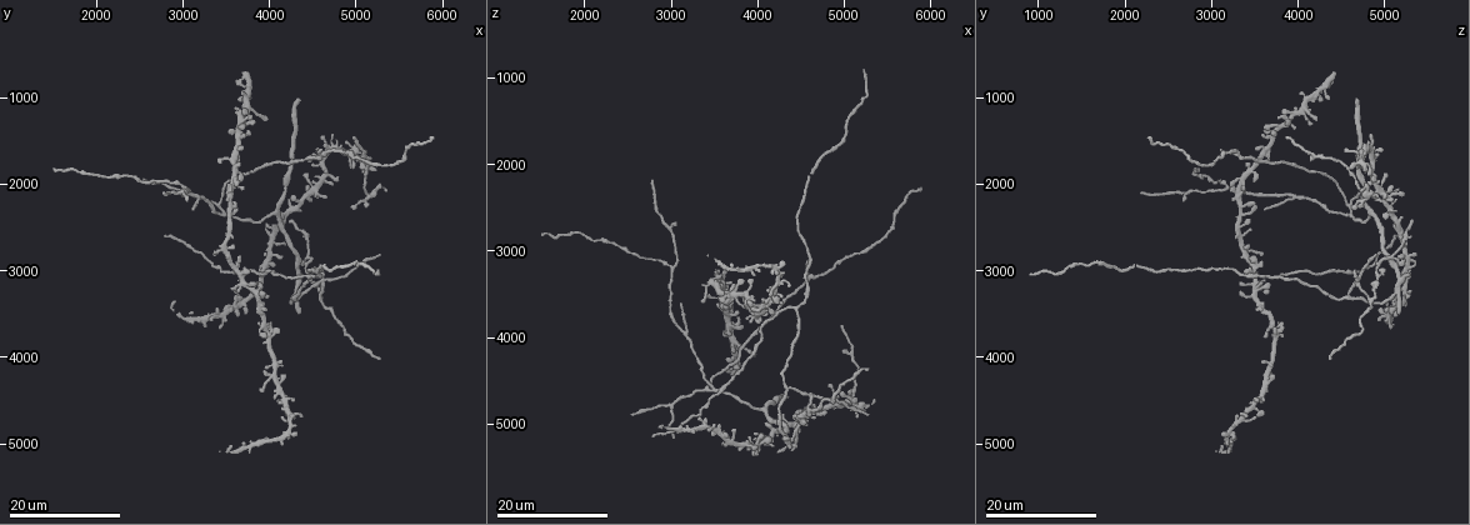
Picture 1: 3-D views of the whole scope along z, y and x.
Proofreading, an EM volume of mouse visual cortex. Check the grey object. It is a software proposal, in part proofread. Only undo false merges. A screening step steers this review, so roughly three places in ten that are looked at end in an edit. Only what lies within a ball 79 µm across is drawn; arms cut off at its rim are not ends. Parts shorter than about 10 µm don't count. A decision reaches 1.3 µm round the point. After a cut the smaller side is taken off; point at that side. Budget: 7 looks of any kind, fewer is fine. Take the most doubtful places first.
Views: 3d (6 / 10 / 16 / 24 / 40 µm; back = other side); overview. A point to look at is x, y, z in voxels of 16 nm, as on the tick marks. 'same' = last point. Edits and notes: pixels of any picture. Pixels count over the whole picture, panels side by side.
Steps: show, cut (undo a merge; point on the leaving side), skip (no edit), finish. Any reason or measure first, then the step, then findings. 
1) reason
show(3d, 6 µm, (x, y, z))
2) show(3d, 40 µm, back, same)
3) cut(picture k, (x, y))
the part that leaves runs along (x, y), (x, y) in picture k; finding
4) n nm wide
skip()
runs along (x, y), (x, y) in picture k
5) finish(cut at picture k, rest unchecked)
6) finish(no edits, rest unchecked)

four-way junction
show(3d, 24 µm, (4650, 3100, 4700))

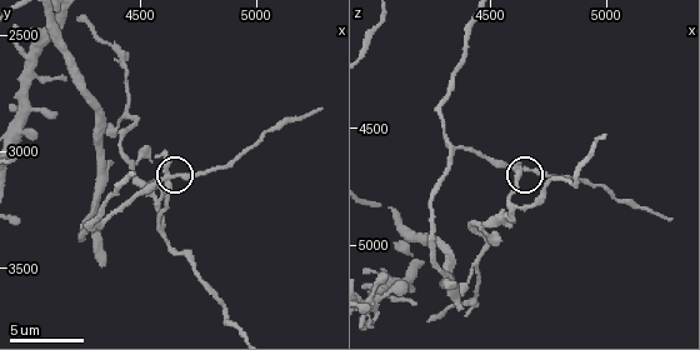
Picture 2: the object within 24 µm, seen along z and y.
zoom in
show(3d, 6 µm, (4620, 3140, 4690))

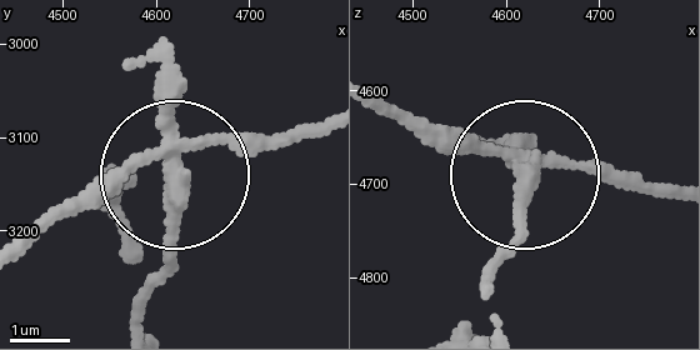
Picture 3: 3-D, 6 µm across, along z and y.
4 arms
cut(picture 3, (164, 66))
the part that leaves runs along (168, 150), (168, 264), (138, 324) in picture 3; a second neuron is stuck on

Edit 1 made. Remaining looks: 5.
show(overview)

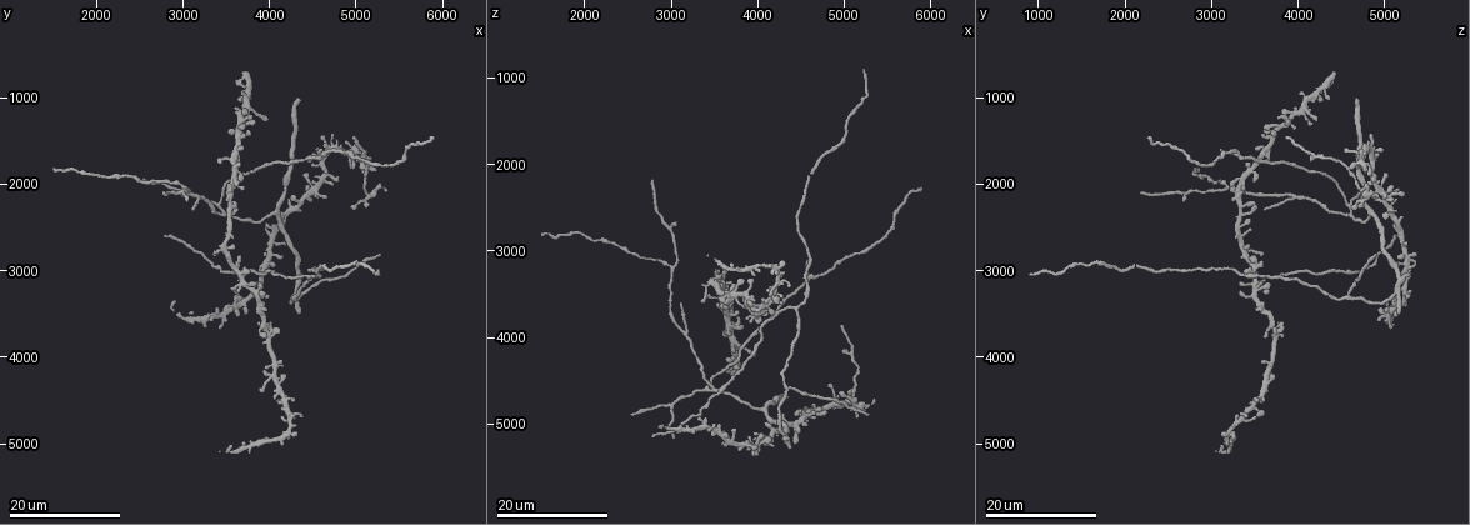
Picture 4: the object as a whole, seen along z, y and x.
three arms meet
show(3d, 16 µm, (3000, 2050, 3200))

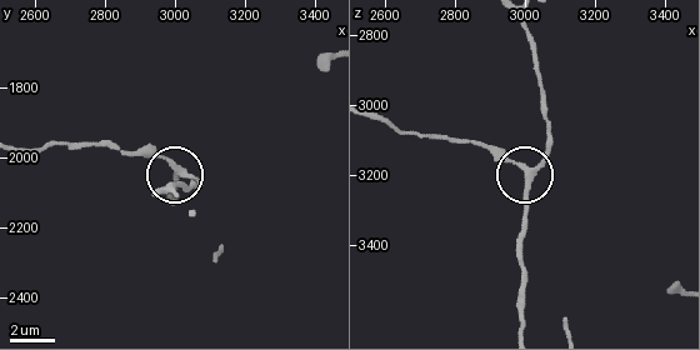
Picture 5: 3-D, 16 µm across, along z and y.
show(3d, 6 µm, (3020, 2050, 3190))

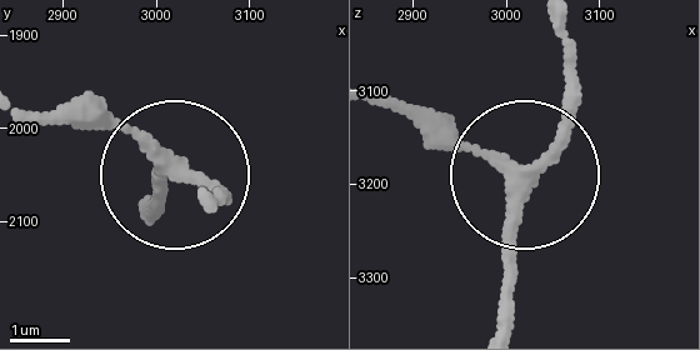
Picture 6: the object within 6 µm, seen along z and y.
3 arms
skip()
runs along (153, 221), (168, 176), (221, 201) in picture 6; one neuron here

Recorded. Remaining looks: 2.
show(3d, 16 µm, (4050, 2300, 4800))

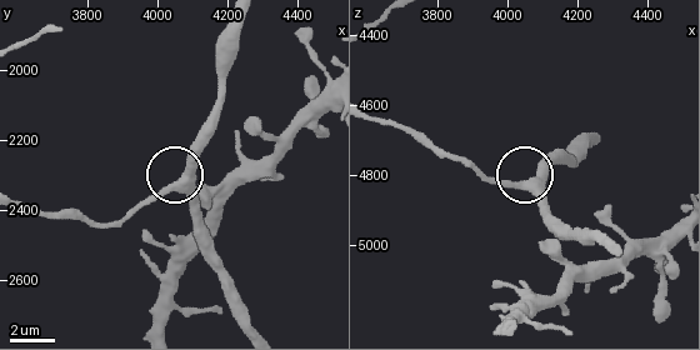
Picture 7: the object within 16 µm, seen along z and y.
show(3d, 6 µm, (4040, 2340, 4830))

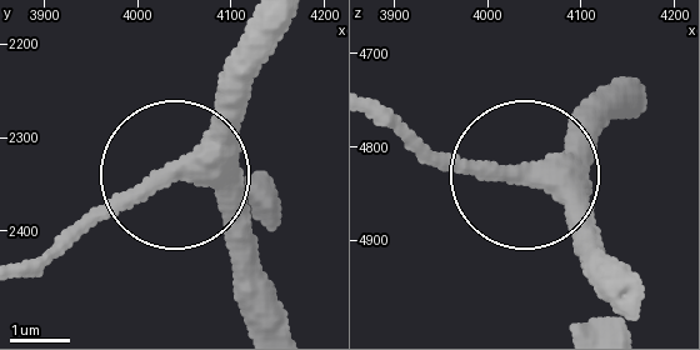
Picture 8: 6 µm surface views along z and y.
skip()
continuous, no second neuron

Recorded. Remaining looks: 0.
finish(cut at picture 3, rest unchecked)

